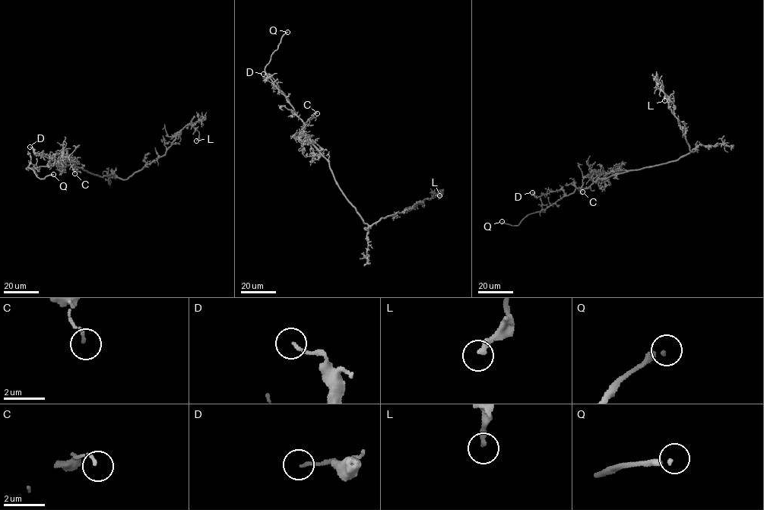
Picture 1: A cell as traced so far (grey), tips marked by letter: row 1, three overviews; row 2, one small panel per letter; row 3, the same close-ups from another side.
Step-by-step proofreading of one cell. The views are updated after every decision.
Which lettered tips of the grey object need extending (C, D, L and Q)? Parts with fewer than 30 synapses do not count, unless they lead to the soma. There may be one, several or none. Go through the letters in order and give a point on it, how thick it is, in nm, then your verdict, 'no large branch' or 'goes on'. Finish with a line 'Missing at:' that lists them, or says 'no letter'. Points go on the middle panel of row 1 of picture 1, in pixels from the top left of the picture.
C: (317, 113) | 100 nm | no large branch
D: (263, 74) | 130 nm | no large branch
L: (439, 195) | 220 nm | no large branch
Q: (287, 32) | 200 nm | goes on
Missing at: Q

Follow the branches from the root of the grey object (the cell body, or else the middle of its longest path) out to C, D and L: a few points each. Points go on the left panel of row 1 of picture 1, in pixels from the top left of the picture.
C: (87, 170), (61, 163), (67, 156), (74, 173)
D: (87, 170), (62, 162), (61, 167), (55, 163), (49, 166), (49, 158), (36, 155), (30, 147)
L: (87, 170), (102, 177), (112, 174), (127, 179), (162, 156), (186, 125), (192, 124), (198, 131), (196, 140)

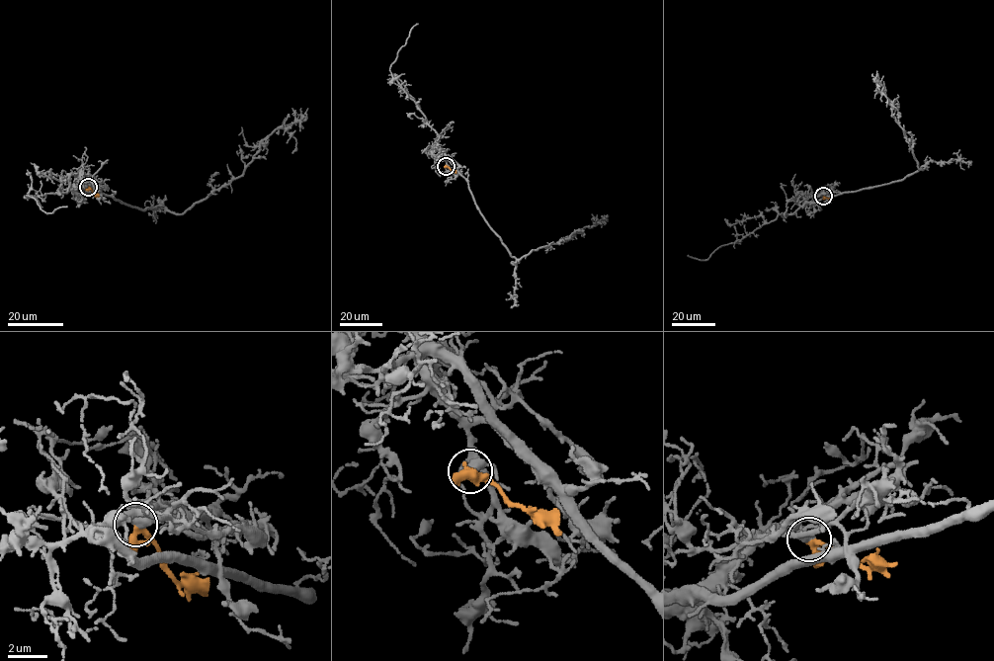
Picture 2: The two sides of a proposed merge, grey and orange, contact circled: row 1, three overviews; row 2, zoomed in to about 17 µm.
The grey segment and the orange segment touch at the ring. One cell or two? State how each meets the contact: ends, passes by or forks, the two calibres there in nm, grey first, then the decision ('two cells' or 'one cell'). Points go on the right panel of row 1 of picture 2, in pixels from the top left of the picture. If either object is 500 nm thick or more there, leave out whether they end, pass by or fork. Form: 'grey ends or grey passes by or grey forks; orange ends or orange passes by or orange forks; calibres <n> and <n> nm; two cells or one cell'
grey passes by; orange ends; calibres 380 and 380 nm; two cells

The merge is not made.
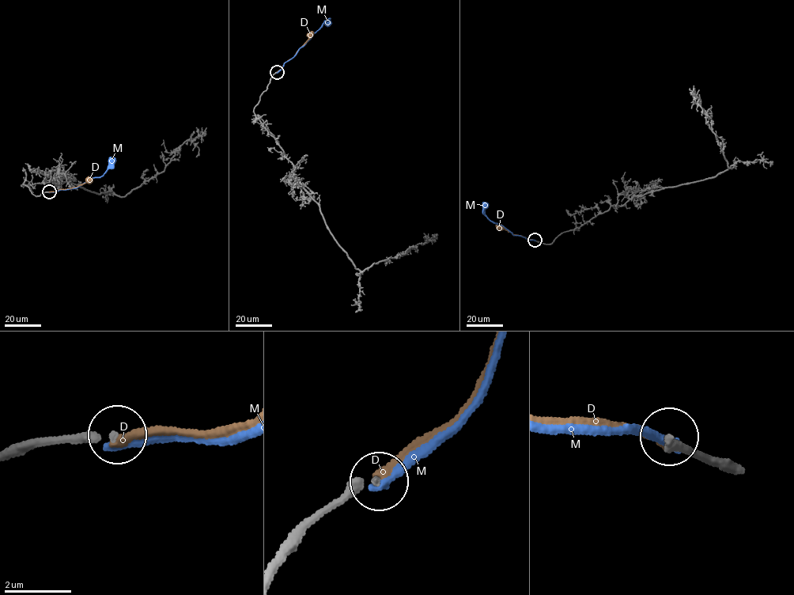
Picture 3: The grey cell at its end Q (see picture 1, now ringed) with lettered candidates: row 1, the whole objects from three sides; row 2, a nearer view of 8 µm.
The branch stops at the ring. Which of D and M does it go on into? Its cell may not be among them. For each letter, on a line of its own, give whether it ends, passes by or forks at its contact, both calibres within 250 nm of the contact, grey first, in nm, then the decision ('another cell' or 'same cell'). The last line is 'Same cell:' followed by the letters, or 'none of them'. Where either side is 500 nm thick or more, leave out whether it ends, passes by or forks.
D: it ends; calibres 240 and 260 nm; another cell
M: it ends; calibres 240 and 280 nm; another cell
Same cell: none of them

